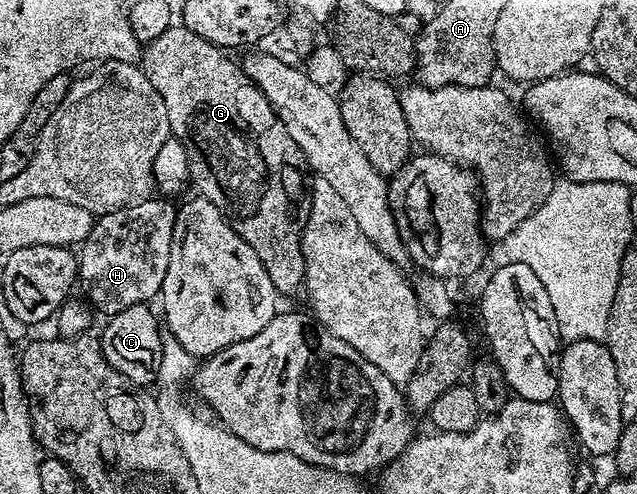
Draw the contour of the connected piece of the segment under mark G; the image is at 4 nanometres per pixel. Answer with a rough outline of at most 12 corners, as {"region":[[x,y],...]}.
{"region":[[222,48],[139,66],[189,178],[278,296],[305,282],[305,154]]}

